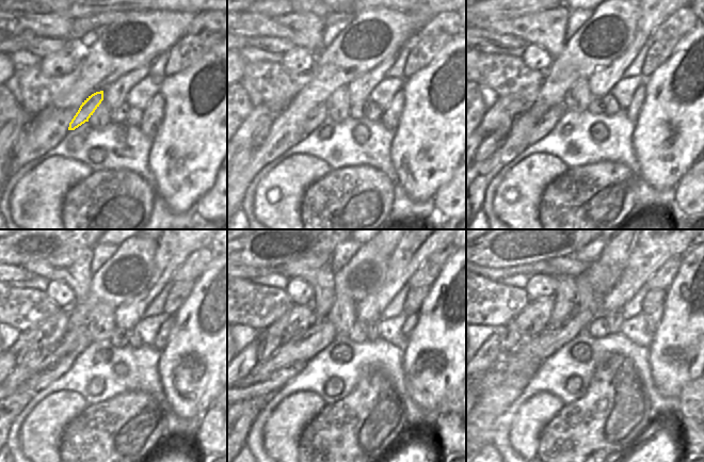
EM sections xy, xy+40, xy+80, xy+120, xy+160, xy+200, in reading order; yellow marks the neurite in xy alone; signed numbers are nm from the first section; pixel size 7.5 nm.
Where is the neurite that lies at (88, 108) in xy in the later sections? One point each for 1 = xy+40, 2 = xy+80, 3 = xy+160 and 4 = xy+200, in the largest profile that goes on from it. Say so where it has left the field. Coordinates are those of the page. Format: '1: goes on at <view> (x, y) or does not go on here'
1: goes on at xy+40 (319, 113)
2: goes on at xy+80 (546, 124)
3: goes on at xy+160 (250, 387)
4: goes on at xy+200 (520, 378)

